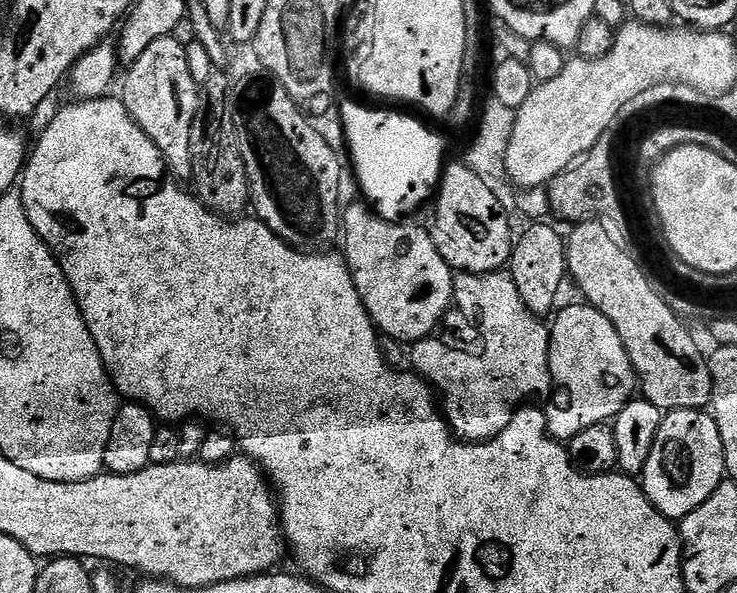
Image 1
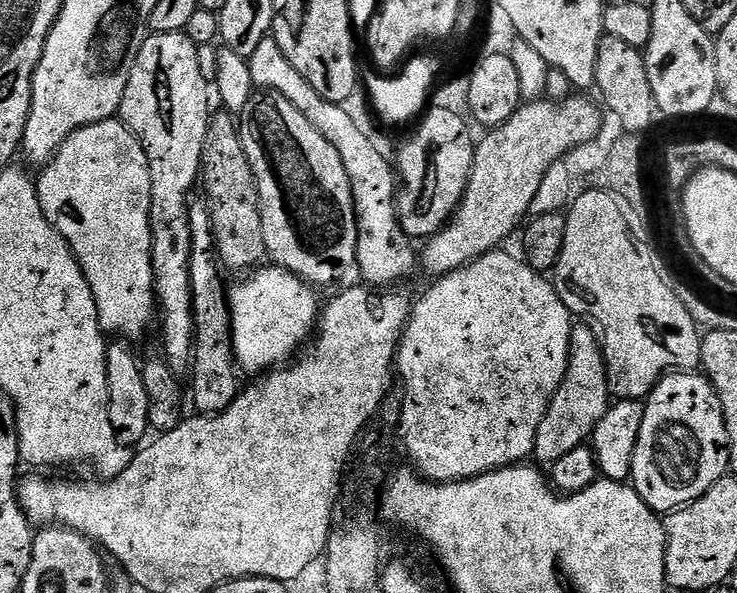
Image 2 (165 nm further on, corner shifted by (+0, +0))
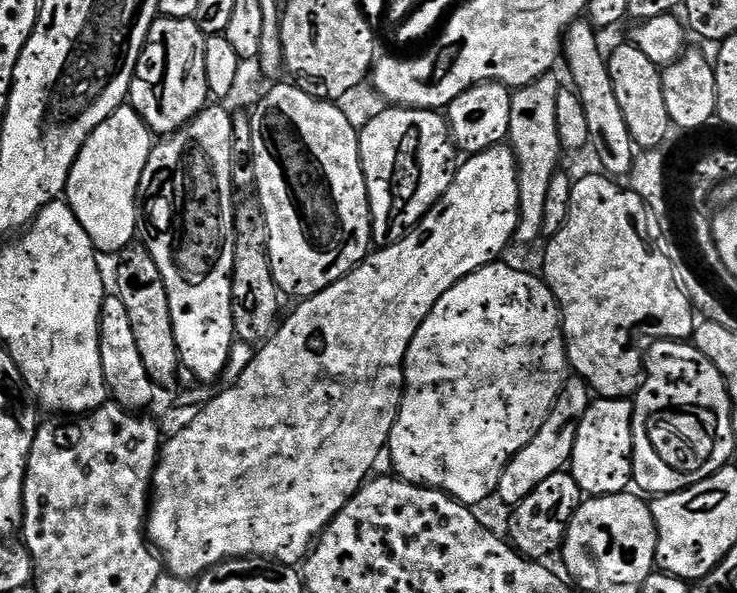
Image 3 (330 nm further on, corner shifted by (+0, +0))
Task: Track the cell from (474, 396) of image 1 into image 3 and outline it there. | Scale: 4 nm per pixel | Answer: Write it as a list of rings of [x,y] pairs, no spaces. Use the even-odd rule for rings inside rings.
[[[505,262],[487,264],[474,274],[462,278],[430,310],[426,322],[418,326],[418,334],[410,342],[410,350],[406,350],[404,359],[404,397],[398,410],[398,418],[390,430],[390,438],[386,449],[387,459],[392,459],[391,471],[399,479],[420,484],[423,488],[433,488],[439,492],[445,492],[447,496],[453,496],[458,502],[469,506],[477,506],[483,500],[493,499],[496,496],[496,487],[506,470],[508,463],[542,430],[542,422],[550,414],[554,402],[560,397],[560,392],[564,388],[564,383],[570,378],[568,366],[568,351],[564,345],[564,326],[560,322],[560,307],[554,298],[554,294],[548,289],[547,284],[539,275],[531,276],[528,272],[523,272],[520,268],[511,268]]]

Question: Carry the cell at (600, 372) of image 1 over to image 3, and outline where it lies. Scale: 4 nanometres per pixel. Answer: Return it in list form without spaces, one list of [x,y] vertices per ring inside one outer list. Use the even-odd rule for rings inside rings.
[[[569,378],[564,383],[560,397],[554,402],[546,422],[542,422],[542,430],[538,430],[532,441],[522,450],[518,450],[518,454],[514,454],[514,458],[506,466],[496,487],[498,500],[509,506],[520,504],[530,498],[530,494],[534,494],[534,490],[538,490],[538,486],[542,486],[542,482],[550,478],[550,474],[558,474],[569,467],[574,442],[578,438],[578,426],[593,399],[593,393],[585,380]]]

